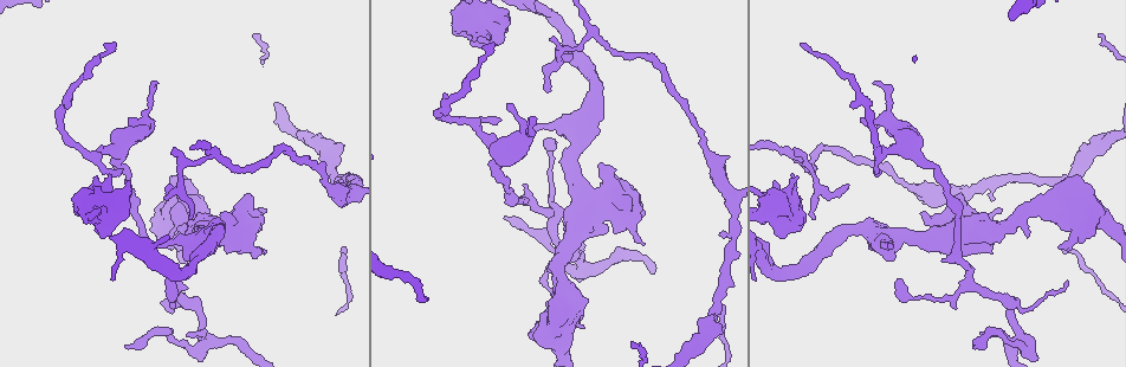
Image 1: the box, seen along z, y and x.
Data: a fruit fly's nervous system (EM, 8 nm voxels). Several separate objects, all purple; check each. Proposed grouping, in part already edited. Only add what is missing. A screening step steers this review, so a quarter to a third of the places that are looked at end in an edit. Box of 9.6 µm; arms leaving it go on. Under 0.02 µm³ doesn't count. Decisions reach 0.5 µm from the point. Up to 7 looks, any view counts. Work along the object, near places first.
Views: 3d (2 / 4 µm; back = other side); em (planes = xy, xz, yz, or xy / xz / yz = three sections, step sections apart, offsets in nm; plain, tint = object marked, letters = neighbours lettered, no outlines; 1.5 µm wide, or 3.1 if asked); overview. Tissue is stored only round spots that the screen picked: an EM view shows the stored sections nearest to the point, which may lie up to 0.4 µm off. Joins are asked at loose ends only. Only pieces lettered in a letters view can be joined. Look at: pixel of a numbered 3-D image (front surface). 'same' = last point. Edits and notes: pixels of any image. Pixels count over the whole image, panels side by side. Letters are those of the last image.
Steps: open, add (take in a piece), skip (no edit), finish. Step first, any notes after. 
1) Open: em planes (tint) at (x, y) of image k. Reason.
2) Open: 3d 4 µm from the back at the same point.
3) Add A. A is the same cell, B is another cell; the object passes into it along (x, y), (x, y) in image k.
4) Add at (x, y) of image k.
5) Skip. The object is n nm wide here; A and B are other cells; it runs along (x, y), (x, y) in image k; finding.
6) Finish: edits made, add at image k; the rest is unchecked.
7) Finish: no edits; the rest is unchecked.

Open: 3d 2 µm at (126, 347) of image 1. An open end.

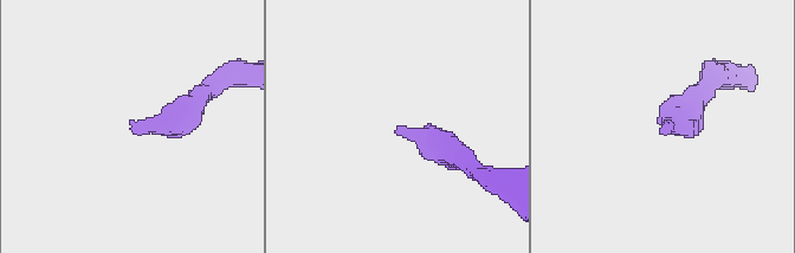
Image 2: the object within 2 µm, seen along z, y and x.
Open: em yz step 8 (letters) at (663, 119) of image 2.

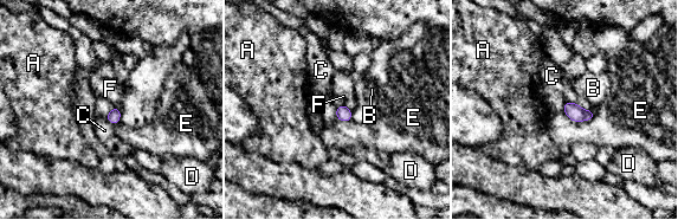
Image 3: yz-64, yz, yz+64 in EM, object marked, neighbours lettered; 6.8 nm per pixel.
Open: em planes (letters) at the same point.

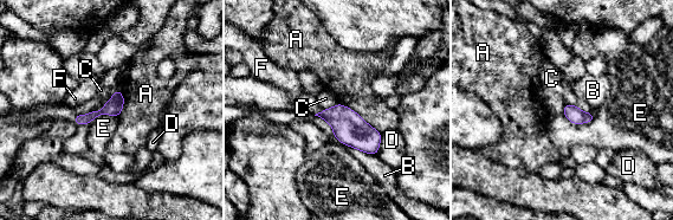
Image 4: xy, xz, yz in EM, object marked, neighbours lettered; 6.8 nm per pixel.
Skip. The object is 110 nm wide here; A, B, C, D, E and F are other cells; a border runs along (114, 91), (98, 110), (94, 110) in image 4; none of them fits.

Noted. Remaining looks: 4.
Open: em xy step 8 (letters) at (554, 37) of image 1. Branch stops here.

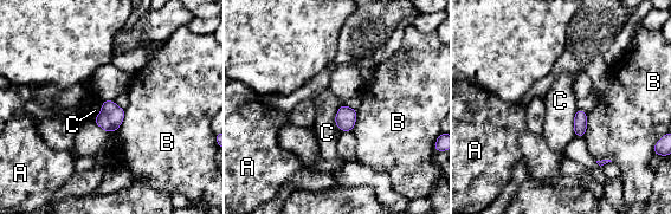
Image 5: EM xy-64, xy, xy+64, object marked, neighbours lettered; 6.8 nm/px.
Open: em planes (letters) at the same point. Cut it another way.

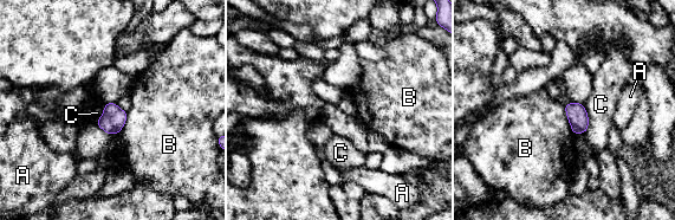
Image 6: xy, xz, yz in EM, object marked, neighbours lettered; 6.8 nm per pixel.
Skip. A, B and C are other cells; a border runs along (563, 104), (570, 129), (575, 134) in image 6; no lettered piece goes on from it.

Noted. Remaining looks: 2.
Open: 3d 2 µm at (265, 250) of image 1. An open end.

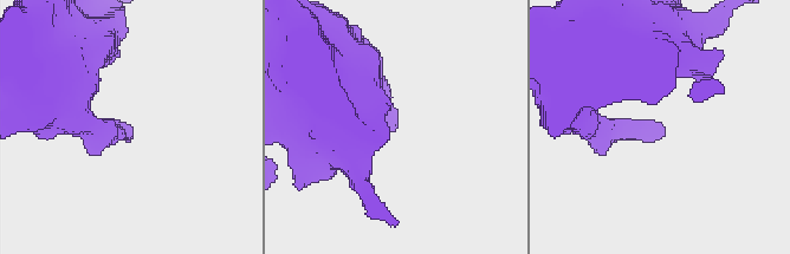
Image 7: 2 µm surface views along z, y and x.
Open: em planes (letters) at (660, 126) of image 7.

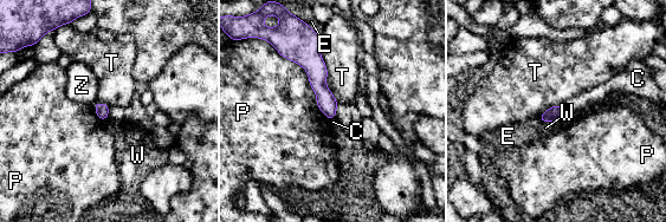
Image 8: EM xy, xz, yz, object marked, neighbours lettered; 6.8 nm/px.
Skip. The longest contact is with P, 600 nm; C, E, P, T, W and Z are other cells; no lettered piece goes on from it.

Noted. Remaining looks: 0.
Finish: no edits; the rest is unchecked.

